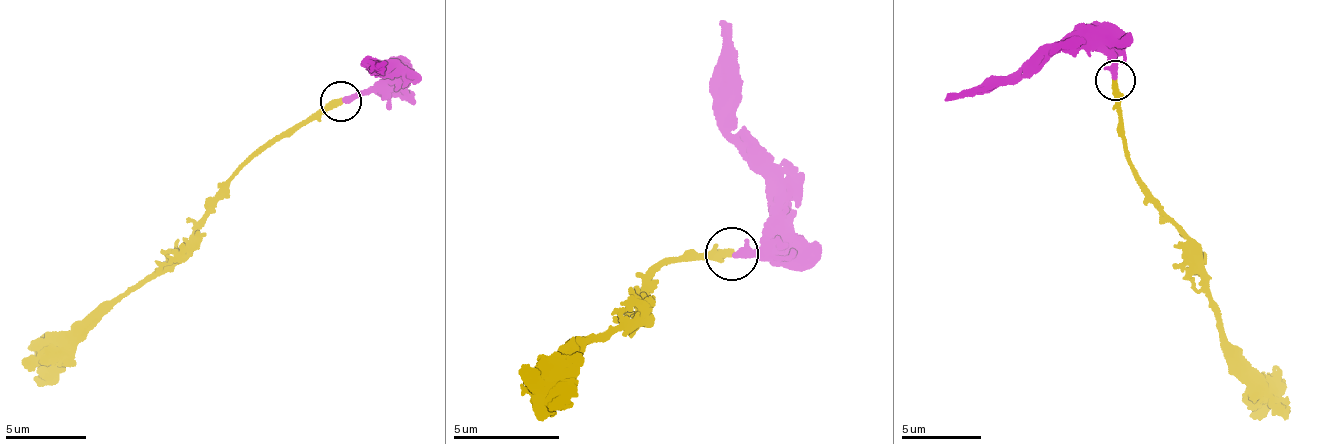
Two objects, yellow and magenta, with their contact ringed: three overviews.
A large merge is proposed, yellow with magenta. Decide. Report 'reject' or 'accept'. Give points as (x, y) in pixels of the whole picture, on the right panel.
accept

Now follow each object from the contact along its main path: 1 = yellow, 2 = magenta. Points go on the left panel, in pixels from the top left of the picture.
1: (340, 100), (286, 128), (240, 170), (202, 230), (100, 318), (59, 357), (36, 387)
2: (344, 100), (400, 69), (393, 62), (373, 73), (380, 65), (377, 62)

